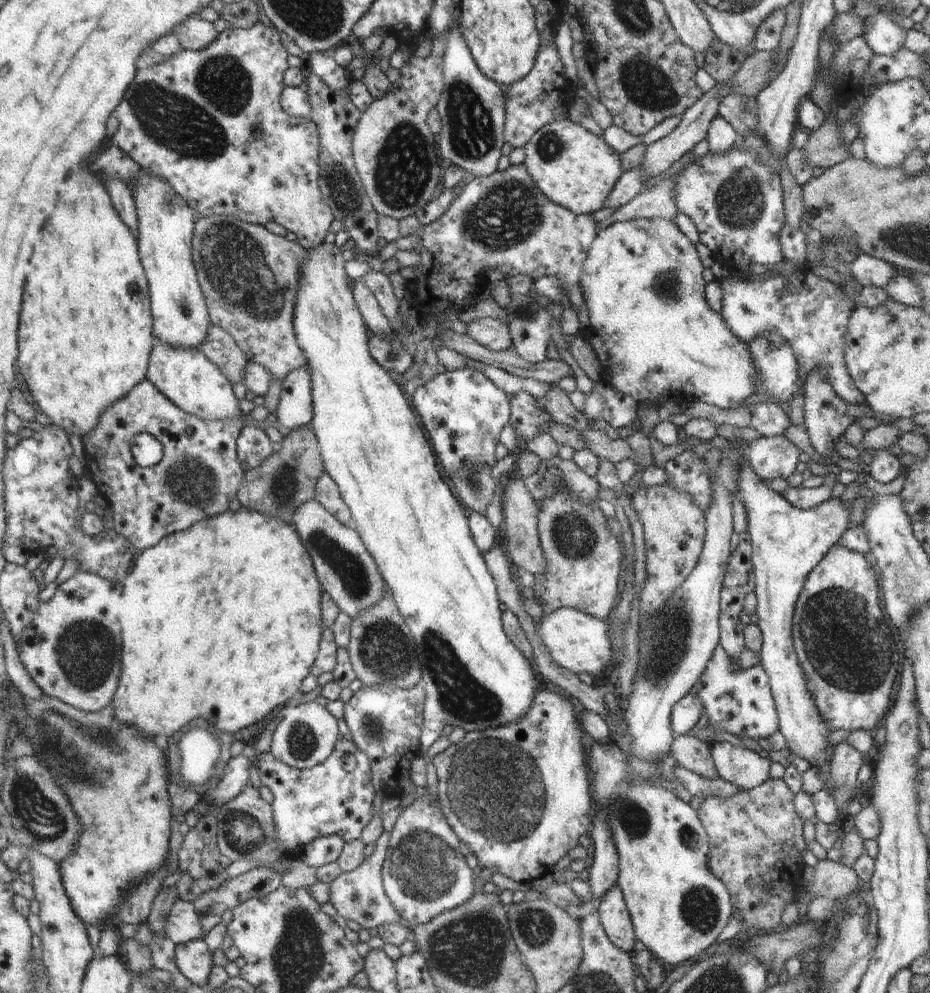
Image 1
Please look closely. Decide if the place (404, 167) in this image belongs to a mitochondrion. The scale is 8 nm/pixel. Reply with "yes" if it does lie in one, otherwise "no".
yes

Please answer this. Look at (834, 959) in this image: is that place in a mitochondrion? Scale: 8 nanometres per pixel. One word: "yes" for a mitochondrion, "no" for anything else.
yes

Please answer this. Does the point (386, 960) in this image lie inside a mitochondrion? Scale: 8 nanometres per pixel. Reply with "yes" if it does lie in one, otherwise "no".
no

